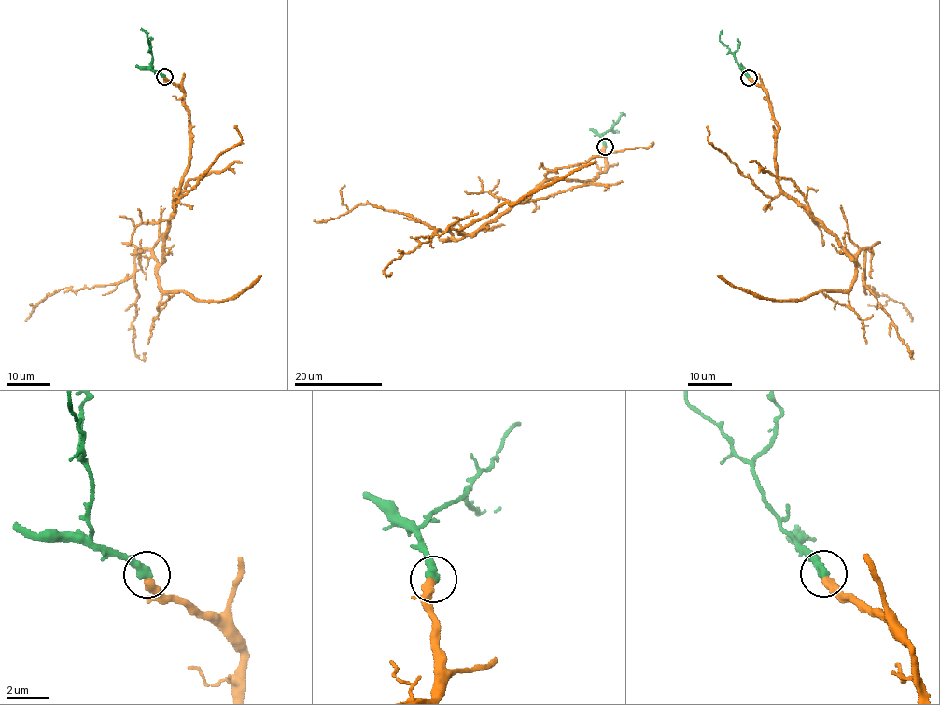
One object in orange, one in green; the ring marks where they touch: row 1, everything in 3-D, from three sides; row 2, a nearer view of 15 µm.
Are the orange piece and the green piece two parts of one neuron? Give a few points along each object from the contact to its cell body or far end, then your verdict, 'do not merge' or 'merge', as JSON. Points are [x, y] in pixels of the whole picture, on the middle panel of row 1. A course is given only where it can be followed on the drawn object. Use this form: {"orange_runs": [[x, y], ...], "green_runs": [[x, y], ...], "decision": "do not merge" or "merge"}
{"orange_runs": [[604, 147], [604, 172], [588, 183], [551, 178], [461, 239], [369, 204], [335, 218], [314, 220]], "green_runs": [[605, 147], [602, 135], [624, 113], [620, 112]], "decision": "merge"}

